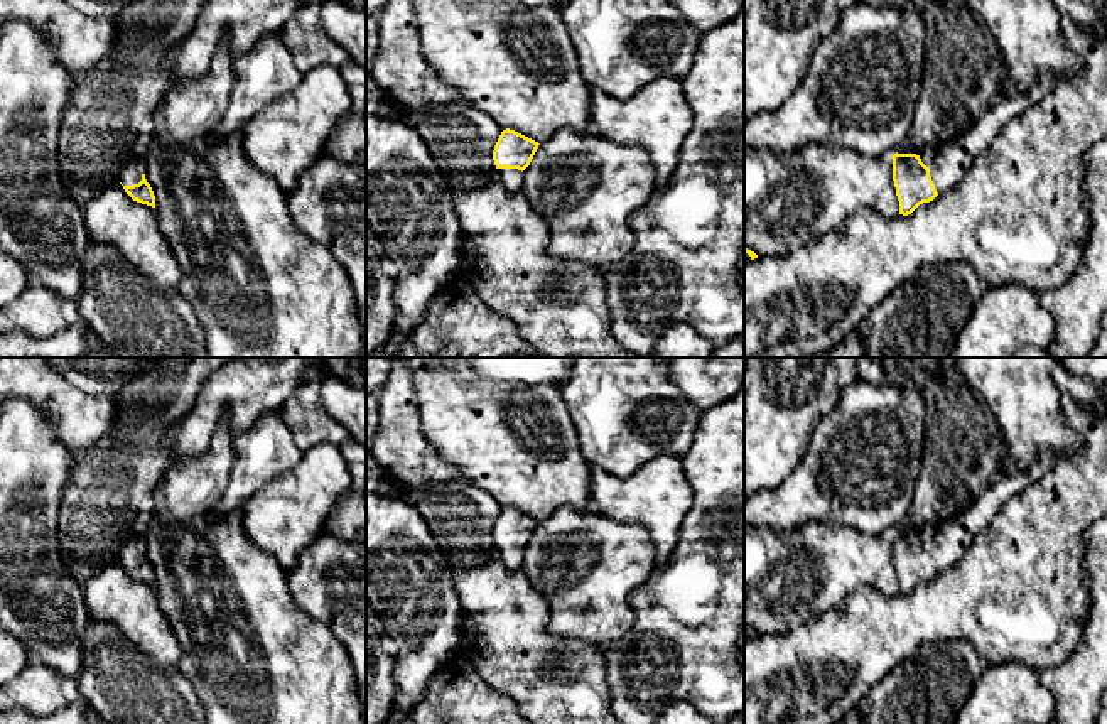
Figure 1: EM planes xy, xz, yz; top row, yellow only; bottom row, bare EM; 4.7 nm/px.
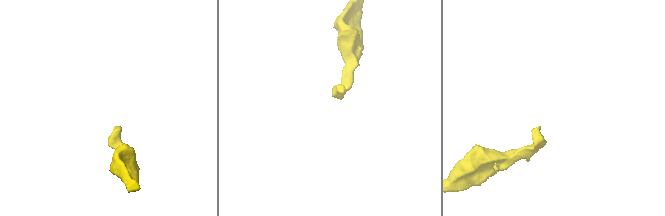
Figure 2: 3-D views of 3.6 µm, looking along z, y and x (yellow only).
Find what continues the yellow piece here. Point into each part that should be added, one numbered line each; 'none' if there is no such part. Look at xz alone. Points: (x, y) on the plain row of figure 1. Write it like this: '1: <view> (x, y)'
1: xz (512, 557)

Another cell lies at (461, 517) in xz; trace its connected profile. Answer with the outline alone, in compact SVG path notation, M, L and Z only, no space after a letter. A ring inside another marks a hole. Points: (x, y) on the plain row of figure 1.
M383 478L376 494L413 505L424 515L456 575L496 548L493 528L503 508L467 481L440 483L425 493Z

